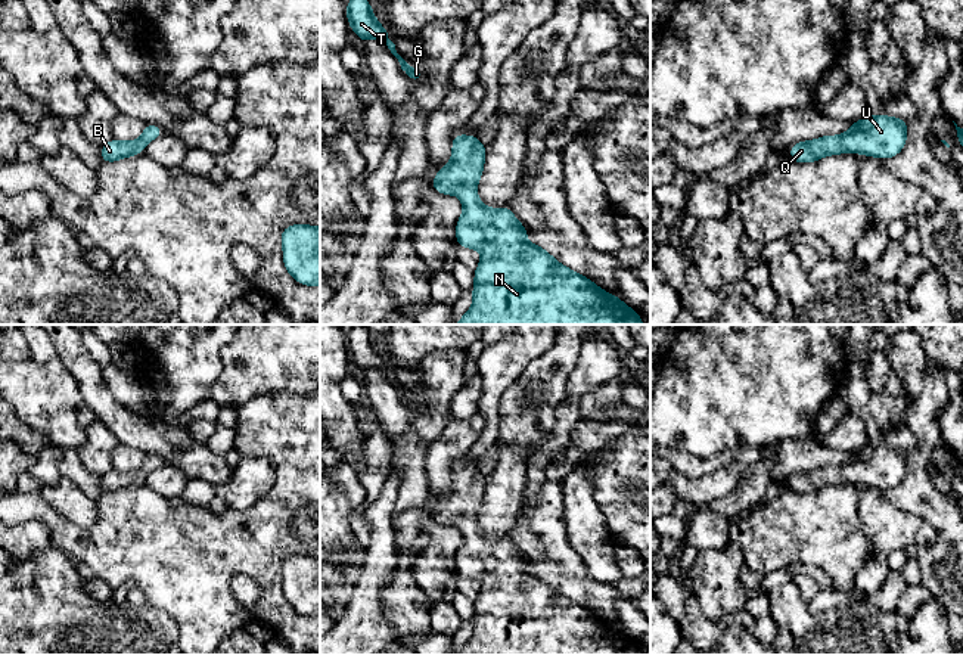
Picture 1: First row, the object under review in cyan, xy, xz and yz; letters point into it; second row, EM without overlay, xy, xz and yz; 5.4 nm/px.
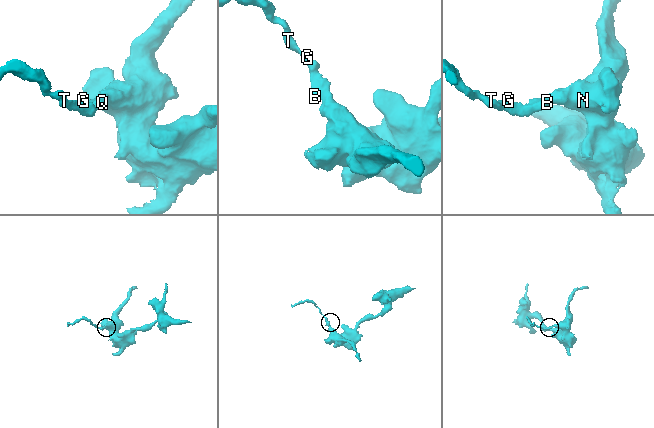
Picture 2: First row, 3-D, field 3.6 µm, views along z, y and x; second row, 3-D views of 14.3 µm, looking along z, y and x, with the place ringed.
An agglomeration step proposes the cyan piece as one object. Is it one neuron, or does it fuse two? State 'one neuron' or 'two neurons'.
one neuron

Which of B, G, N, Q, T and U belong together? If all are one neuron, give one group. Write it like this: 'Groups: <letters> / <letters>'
Groups: B G N Q T U

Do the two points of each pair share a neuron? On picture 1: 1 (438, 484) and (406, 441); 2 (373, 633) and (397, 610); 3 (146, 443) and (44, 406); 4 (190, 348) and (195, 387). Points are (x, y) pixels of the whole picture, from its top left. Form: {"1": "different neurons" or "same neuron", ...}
{"1": "different neurons", "2": "different neurons", "3": "different neurons", "4": "same neuron"}

